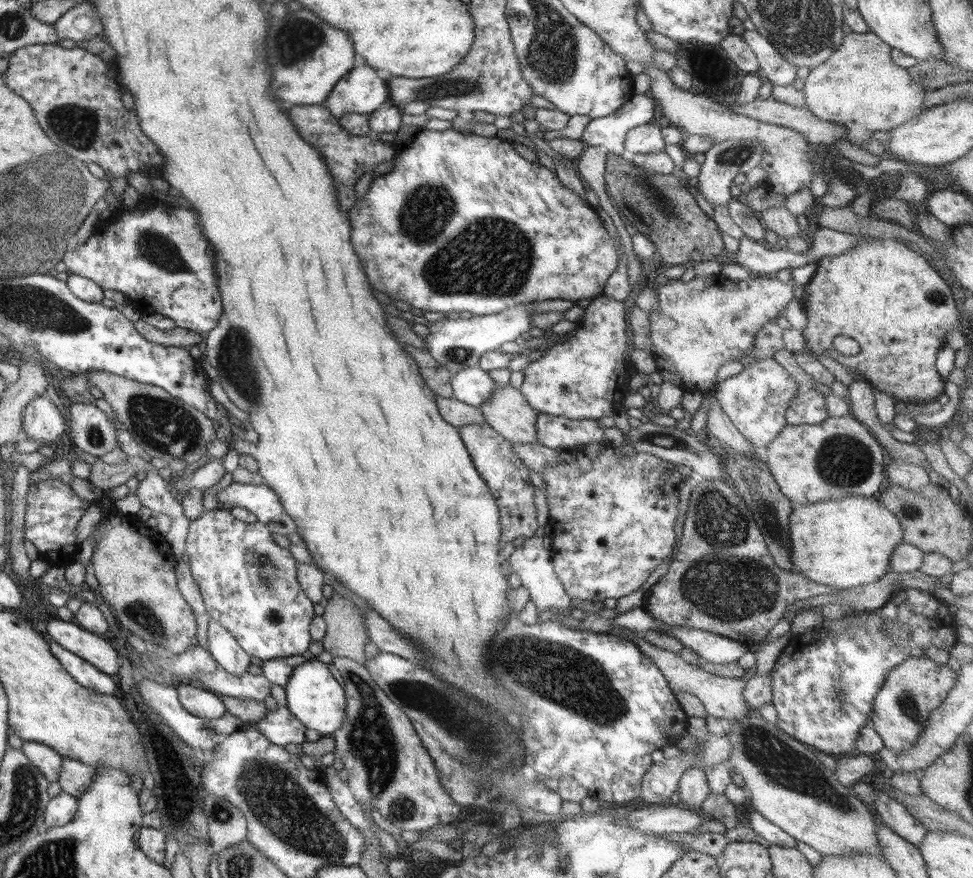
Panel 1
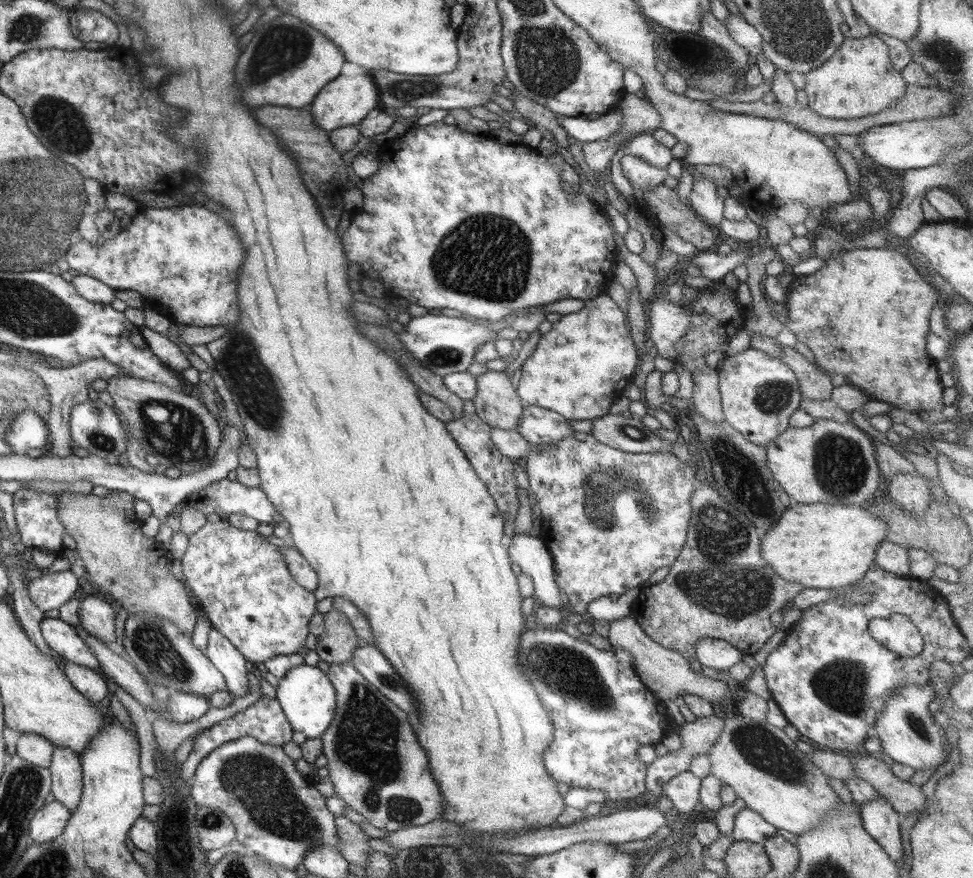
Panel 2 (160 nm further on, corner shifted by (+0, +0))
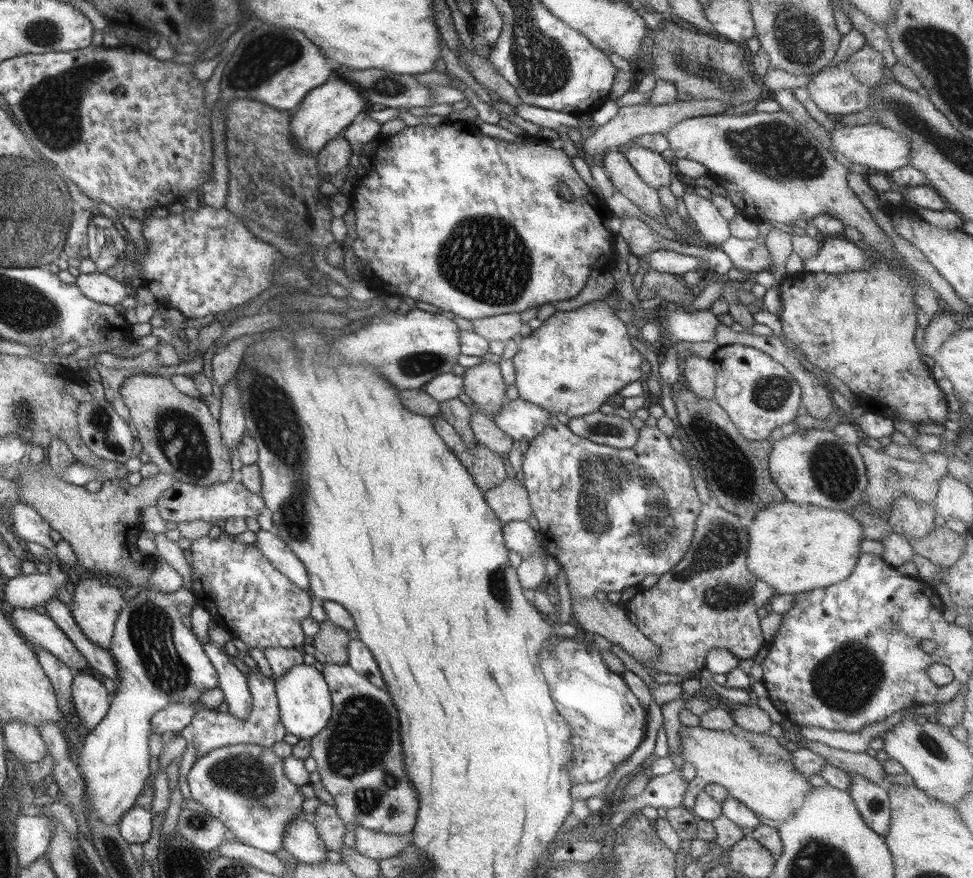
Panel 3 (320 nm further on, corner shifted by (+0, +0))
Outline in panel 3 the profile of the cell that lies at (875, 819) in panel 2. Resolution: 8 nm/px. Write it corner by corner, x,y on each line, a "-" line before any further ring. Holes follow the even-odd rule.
852,774
850,781
852,782
848,793
860,816
876,834
886,838
892,816
888,792
878,784
874,784
872,780
866,780
864,776
858,774

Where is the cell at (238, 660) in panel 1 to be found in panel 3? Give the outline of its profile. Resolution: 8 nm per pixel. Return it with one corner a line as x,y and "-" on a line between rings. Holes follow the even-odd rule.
208,641
205,644
206,656
214,663
218,675
218,688
224,693
224,702
228,704
228,714
237,720
246,720
252,709
252,695
247,685
247,678
221,647

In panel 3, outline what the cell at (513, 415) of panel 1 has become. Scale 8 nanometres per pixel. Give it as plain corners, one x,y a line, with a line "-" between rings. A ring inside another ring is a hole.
490,360
467,368
463,374
463,393
480,406
480,412
491,418
506,404
507,388
499,364

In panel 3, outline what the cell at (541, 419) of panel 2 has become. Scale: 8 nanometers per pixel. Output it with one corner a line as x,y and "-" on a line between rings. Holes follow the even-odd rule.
520,398
507,400
501,411
495,415
492,420
496,427
502,430
502,433
506,433
511,440
524,444
540,434
548,426
550,418
555,417
547,410

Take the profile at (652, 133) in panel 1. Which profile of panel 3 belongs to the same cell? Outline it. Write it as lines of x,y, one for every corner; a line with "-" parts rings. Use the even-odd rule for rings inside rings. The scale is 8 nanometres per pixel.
635,146
629,148
625,155
639,177
652,188
669,186
674,175
672,162
667,162
662,155
647,148

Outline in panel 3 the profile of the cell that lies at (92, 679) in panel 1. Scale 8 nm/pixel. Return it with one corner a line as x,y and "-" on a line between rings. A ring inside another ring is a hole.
80,674
73,678
72,700
75,714
87,731
94,730
105,719
110,704
110,694
103,682
92,675

